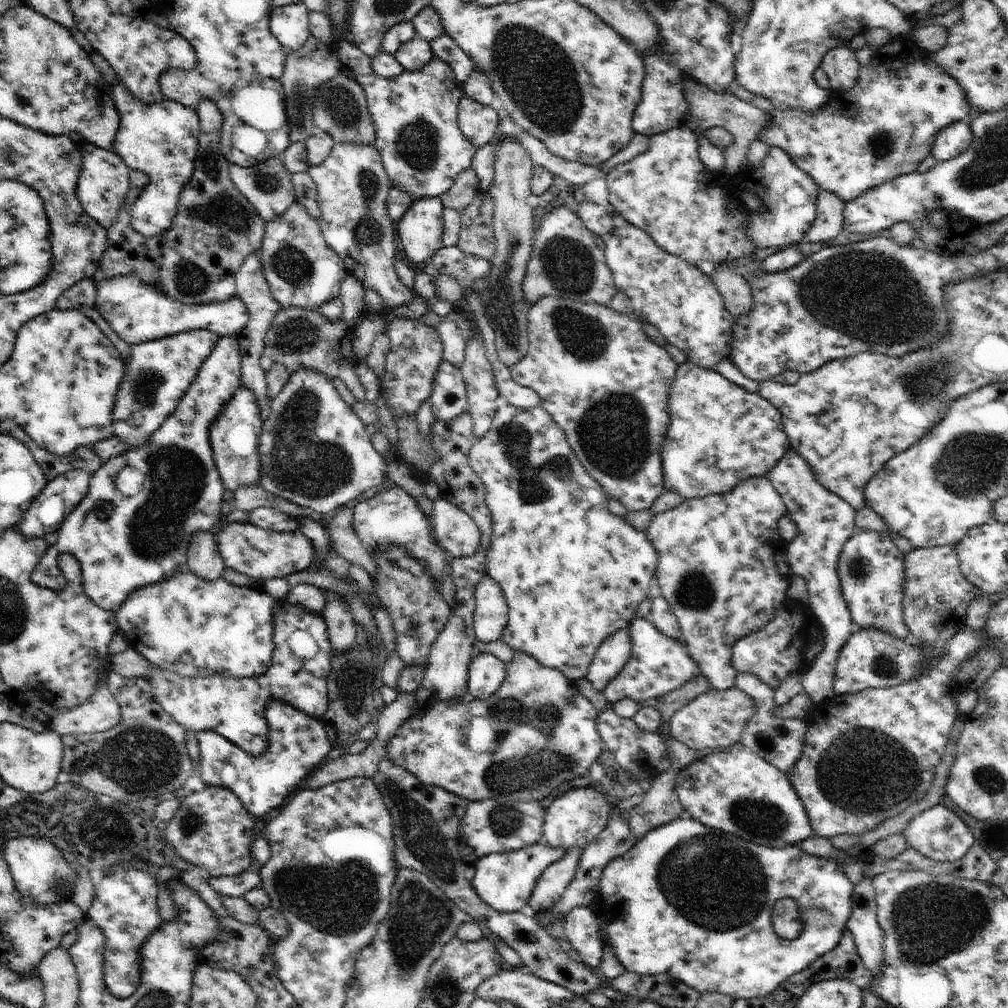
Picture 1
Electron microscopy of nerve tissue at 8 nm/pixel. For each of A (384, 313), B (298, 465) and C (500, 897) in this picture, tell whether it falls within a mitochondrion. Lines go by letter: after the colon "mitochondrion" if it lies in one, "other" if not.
A: other
B: mitochondrion
C: other

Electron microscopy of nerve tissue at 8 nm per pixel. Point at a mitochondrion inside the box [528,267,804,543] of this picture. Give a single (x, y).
(613, 433)

